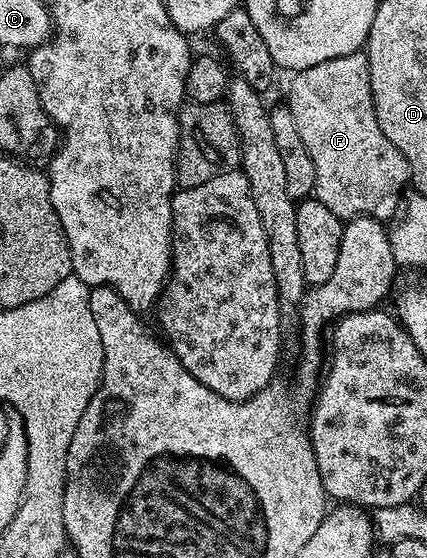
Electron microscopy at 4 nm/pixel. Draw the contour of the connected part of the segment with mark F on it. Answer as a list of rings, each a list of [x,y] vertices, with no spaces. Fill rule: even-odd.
[[[366,53],[337,56],[333,60],[325,60],[325,64],[313,64],[313,68],[298,71],[292,78],[295,79],[287,90],[285,104],[293,112],[293,121],[297,124],[297,132],[301,132],[301,141],[305,143],[305,148],[309,148],[313,168],[317,168],[314,197],[325,204],[329,212],[344,220],[361,216],[380,220],[394,219],[401,210],[403,189],[408,189],[411,181],[411,169],[405,156],[397,152],[393,140],[381,132],[373,104]]]

